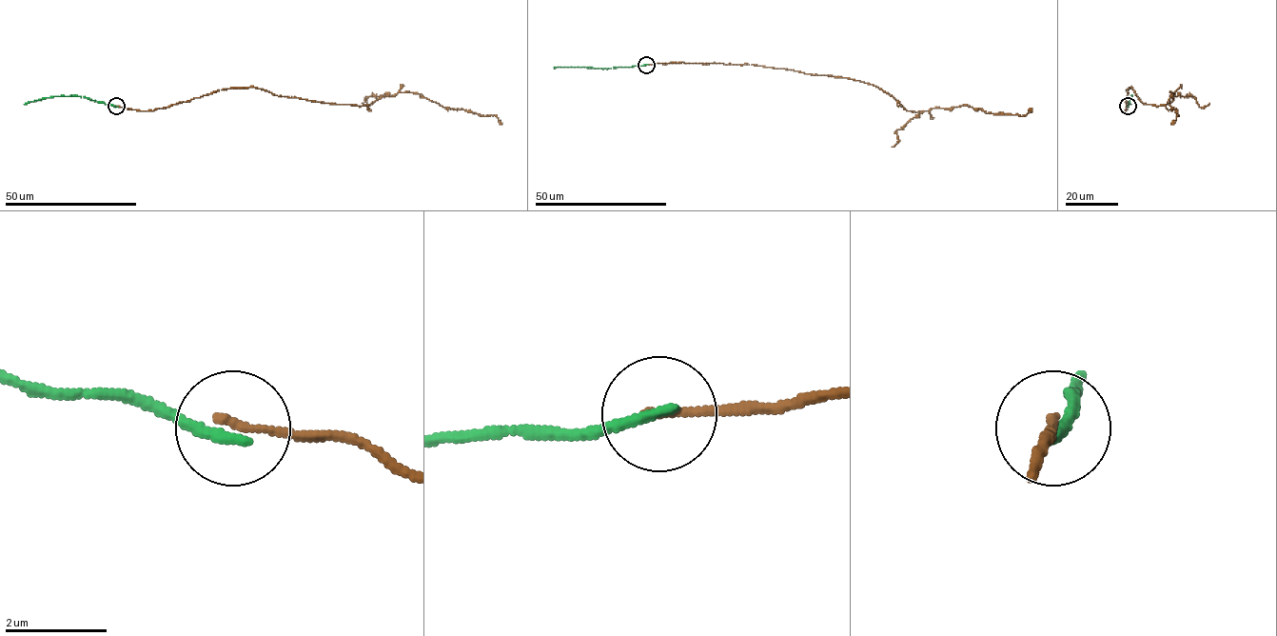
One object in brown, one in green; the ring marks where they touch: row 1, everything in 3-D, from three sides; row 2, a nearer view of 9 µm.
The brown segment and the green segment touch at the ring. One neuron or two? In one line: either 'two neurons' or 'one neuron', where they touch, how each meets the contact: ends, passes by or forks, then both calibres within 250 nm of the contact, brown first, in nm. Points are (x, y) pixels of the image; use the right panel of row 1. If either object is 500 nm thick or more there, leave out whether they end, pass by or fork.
two neurons | (1128, 106) | brown ends | green ends | 160/220 nm

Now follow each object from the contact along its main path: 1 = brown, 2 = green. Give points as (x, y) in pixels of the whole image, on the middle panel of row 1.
1: (646, 65), (749, 64), (845, 77), (874, 85), (913, 111), (964, 105), (987, 113), (1025, 115), (1031, 109)
2: (646, 65), (606, 69), (554, 68)

